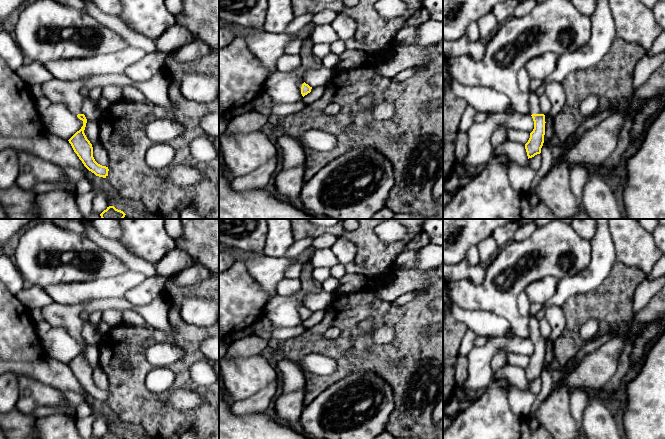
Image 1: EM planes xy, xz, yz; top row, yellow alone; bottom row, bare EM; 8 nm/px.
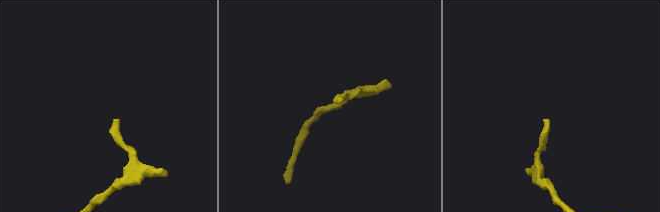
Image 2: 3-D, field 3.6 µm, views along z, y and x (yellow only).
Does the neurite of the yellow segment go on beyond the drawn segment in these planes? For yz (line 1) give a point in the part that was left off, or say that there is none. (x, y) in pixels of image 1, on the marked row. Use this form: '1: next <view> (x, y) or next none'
1: next yz (533, 98)

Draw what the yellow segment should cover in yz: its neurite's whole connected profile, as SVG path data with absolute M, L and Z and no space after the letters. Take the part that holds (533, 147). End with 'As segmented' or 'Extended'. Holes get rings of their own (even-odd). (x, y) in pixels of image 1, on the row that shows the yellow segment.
M539 79L531 80L528 93L529 100L529 114L534 121L534 129L530 133L530 138L525 144L528 159L541 153L541 148L544 143L545 135L545 115L541 112L539 107L539 96L536 90L542 86L542 81Z. Extended

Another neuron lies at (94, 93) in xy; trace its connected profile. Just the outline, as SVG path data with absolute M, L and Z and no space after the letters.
M94 87L89 89L89 97L91 100L98 102L101 96L102 88L101 87Z

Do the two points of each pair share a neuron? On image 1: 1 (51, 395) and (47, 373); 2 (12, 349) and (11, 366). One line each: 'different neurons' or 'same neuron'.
1: different neurons
2: different neurons

